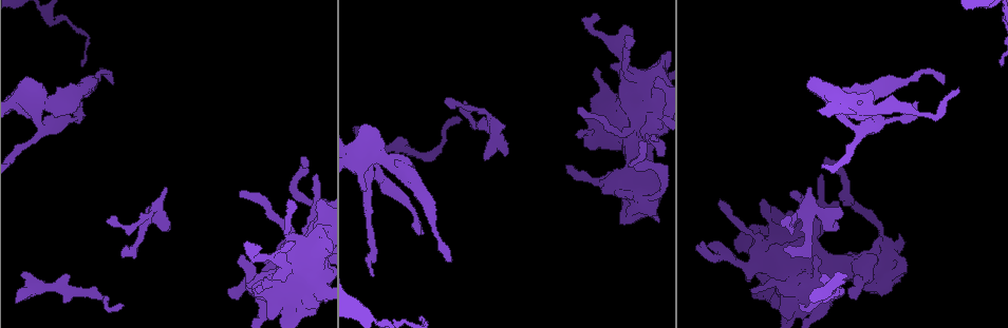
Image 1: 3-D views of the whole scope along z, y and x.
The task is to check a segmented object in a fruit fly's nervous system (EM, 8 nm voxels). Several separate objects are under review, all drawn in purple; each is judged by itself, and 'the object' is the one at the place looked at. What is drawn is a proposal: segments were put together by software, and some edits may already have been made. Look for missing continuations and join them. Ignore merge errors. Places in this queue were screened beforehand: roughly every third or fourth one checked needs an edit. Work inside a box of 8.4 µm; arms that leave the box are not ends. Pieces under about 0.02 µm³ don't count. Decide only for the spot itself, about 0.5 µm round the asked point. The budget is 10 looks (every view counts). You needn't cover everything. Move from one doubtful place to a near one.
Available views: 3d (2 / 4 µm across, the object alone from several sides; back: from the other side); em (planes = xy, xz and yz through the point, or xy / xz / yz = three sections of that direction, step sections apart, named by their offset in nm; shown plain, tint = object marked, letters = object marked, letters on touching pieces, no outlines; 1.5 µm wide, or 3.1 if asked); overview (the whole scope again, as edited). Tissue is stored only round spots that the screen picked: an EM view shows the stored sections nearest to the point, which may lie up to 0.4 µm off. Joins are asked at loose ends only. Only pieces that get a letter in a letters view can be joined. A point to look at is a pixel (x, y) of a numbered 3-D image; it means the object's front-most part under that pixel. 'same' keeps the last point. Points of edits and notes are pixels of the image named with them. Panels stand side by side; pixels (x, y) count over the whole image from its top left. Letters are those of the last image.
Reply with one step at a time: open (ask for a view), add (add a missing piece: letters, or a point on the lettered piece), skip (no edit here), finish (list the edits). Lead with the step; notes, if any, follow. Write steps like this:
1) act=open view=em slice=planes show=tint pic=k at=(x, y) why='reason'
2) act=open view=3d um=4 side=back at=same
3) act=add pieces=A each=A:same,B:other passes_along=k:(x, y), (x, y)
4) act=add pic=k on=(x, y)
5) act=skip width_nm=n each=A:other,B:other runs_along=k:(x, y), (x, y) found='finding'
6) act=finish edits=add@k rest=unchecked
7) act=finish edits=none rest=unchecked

act=open view=em slice=planes show=plain pic=1 at=(846, 273) why='free end'

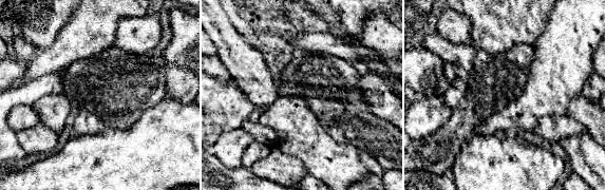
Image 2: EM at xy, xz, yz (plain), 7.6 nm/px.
act=open view=em slice=planes show=letters at=same

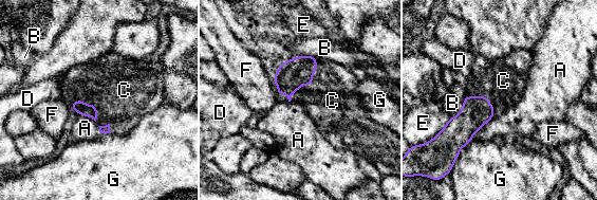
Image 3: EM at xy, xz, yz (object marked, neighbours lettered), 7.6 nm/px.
act=add pieces=C each=A:other,B:other,C:same,D:other,E:other,F:other,G:other passes_along=3:(292, 74), (312, 83), (332, 101) found='it goes on there'

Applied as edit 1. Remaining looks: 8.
act=open view=3d um=4 pic=1 at=(364, 188)

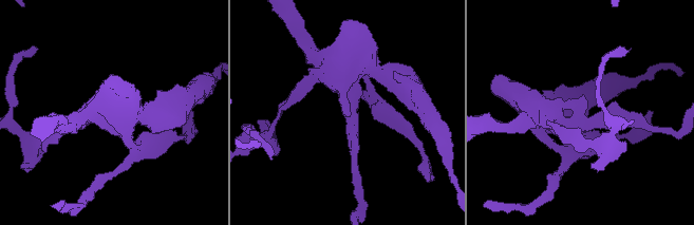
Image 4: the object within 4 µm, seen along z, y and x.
act=open view=em slice=planes show=letters pic=4 at=(345, 111) why='shape alone is not enough'

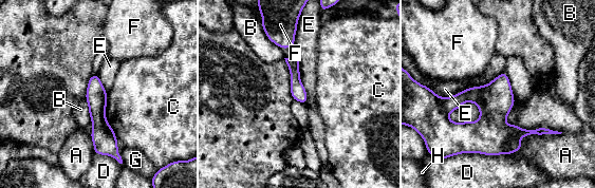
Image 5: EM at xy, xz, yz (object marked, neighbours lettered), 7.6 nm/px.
act=skip width_nm=160 each=A:other,B:other,C:other,D:other,E:other,F:other,G:other,H:other runs_along=5:(439, 106), (457, 133), (546, 131) found='no lettered piece goes on from it'

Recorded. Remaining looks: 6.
act=open view=3d um=2 side=back pic=1 at=(165, 187) why='an open end'

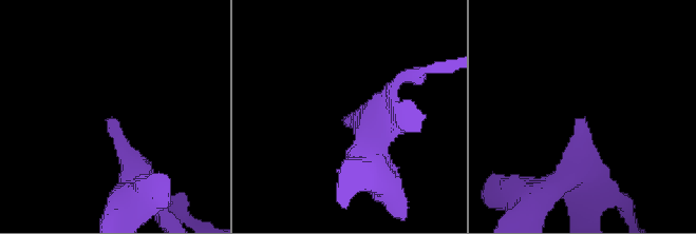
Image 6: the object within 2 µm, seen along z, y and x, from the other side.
act=open view=em slice=planes show=letters pic=6 at=(113, 118)

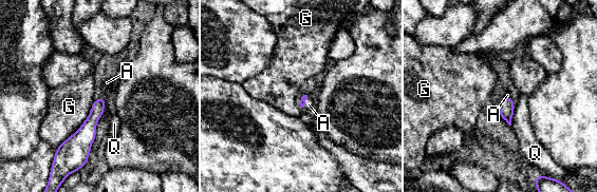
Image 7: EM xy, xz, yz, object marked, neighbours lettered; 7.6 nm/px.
act=add pieces=A longest_contact=G:480nm each=A:same,G:other,Q:other found='it goes on there'

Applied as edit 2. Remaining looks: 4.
act=open view=em slice=planes show=tint pic=1 at=(958, 89)

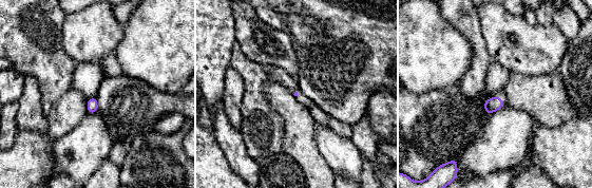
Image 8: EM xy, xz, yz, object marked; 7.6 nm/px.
act=open view=em slice=planes show=letters at=same

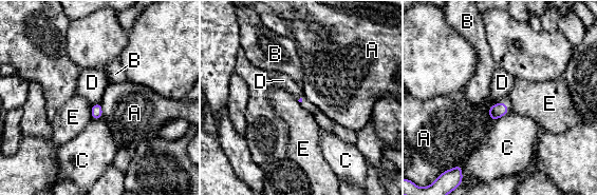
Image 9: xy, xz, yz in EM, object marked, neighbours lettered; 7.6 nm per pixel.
act=skip each=A:other,B:other,C:other,D:other,E:other found='none of them fits'

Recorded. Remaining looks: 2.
act=finish edits=add@3,add@7 rest=unchecked

